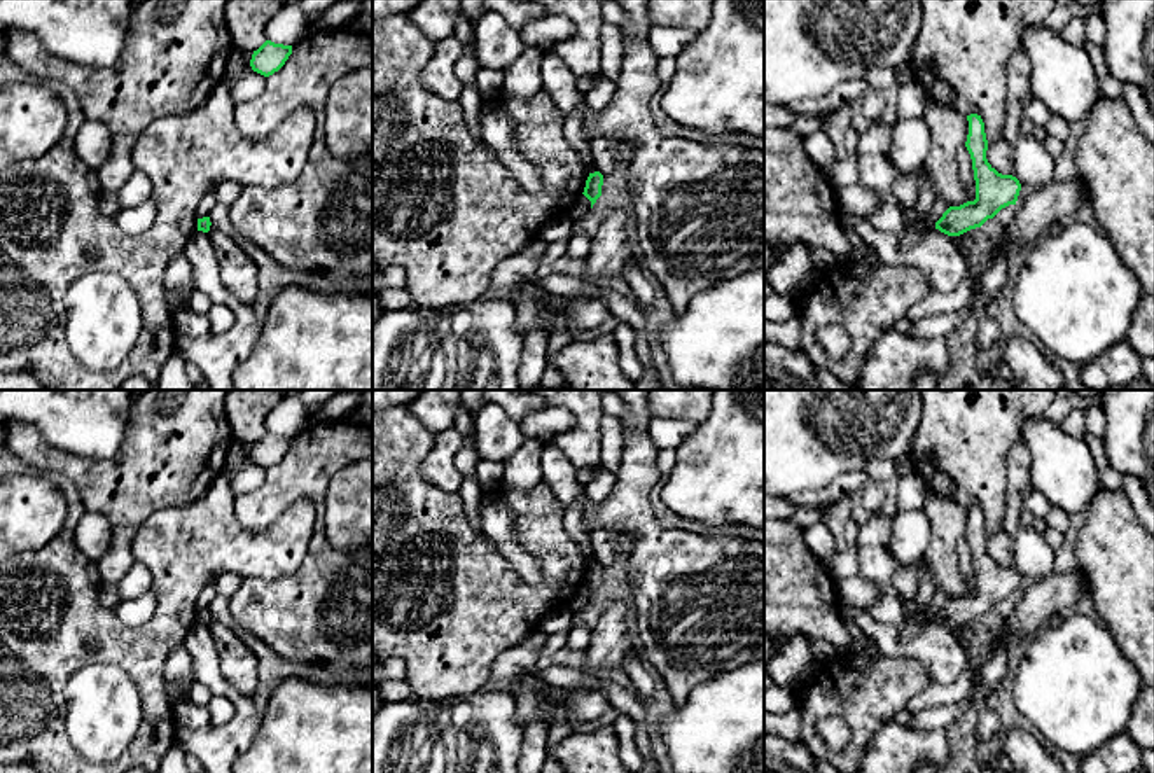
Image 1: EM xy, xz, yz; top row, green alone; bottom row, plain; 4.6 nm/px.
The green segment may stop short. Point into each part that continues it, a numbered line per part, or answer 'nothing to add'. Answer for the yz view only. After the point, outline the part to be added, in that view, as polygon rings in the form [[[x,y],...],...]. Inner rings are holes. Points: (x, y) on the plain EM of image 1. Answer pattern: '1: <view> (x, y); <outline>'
nothing to add

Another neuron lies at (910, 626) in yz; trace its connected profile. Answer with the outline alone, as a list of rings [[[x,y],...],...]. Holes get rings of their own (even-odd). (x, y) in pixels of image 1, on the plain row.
[[[925,556],[916,563],[916,567],[920,568],[920,588],[916,598],[913,600],[916,612],[909,617],[904,617],[904,621],[900,623],[902,638],[914,637],[923,624],[930,623],[930,619],[925,616],[925,610],[932,605],[937,593],[934,575]]]

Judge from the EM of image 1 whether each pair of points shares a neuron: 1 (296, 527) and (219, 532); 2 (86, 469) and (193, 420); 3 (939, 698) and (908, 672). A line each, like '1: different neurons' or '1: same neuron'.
1: same neuron
2: same neuron
3: different neurons

